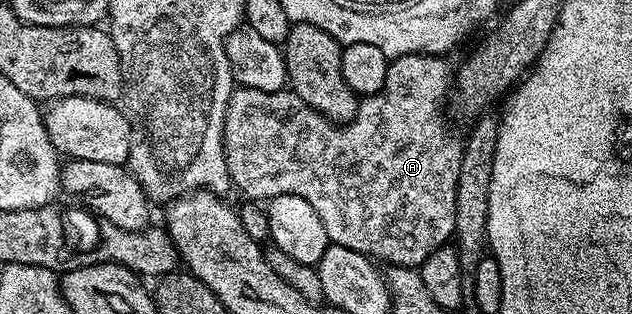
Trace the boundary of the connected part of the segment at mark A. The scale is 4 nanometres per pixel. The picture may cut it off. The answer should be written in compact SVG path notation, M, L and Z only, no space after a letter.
M409 53L403 57L393 58L387 67L387 78L384 79L384 85L375 94L363 96L358 102L354 120L342 124L329 121L315 109L308 107L308 103L304 103L304 99L300 99L300 95L296 95L289 88L280 91L235 88L234 94L228 99L226 122L222 132L224 155L231 186L235 190L239 189L244 196L255 197L261 203L280 195L300 195L305 202L312 205L313 210L323 221L324 230L327 232L327 239L330 243L348 247L352 251L360 251L379 262L386 261L387 266L403 265L409 269L418 269L424 263L424 259L428 259L428 255L432 255L432 251L443 248L453 238L454 224L456 223L456 179L460 179L463 142L461 140L453 141L446 134L446 129L442 126L442 113L438 110L442 105L442 100L445 97L447 100L452 89L452 67L450 71L450 65L446 60L445 56L433 53Z

